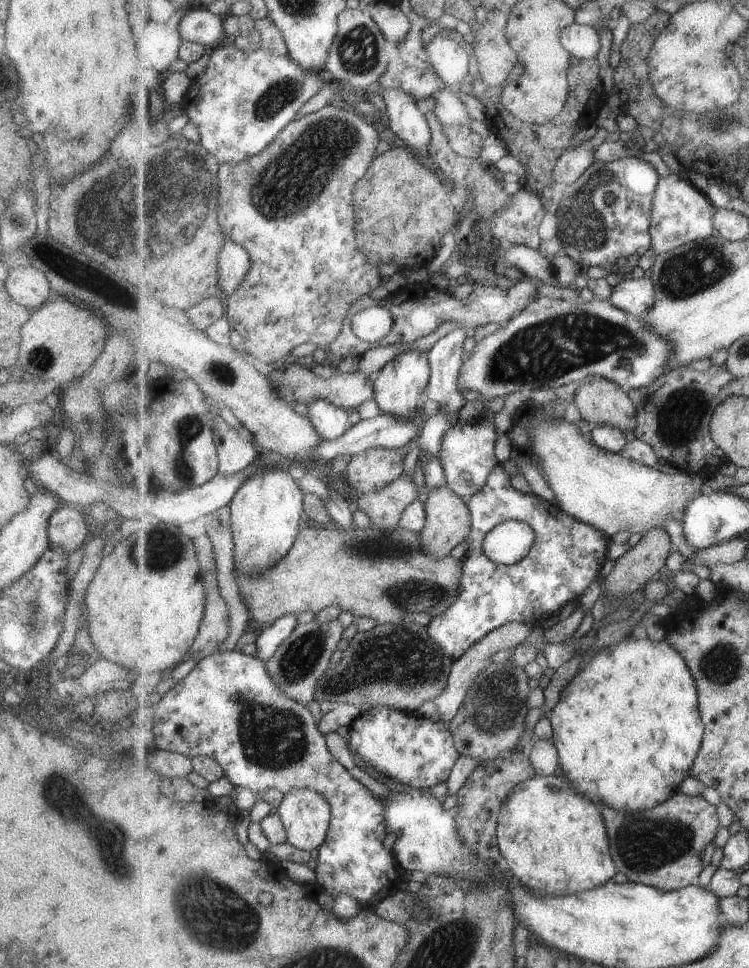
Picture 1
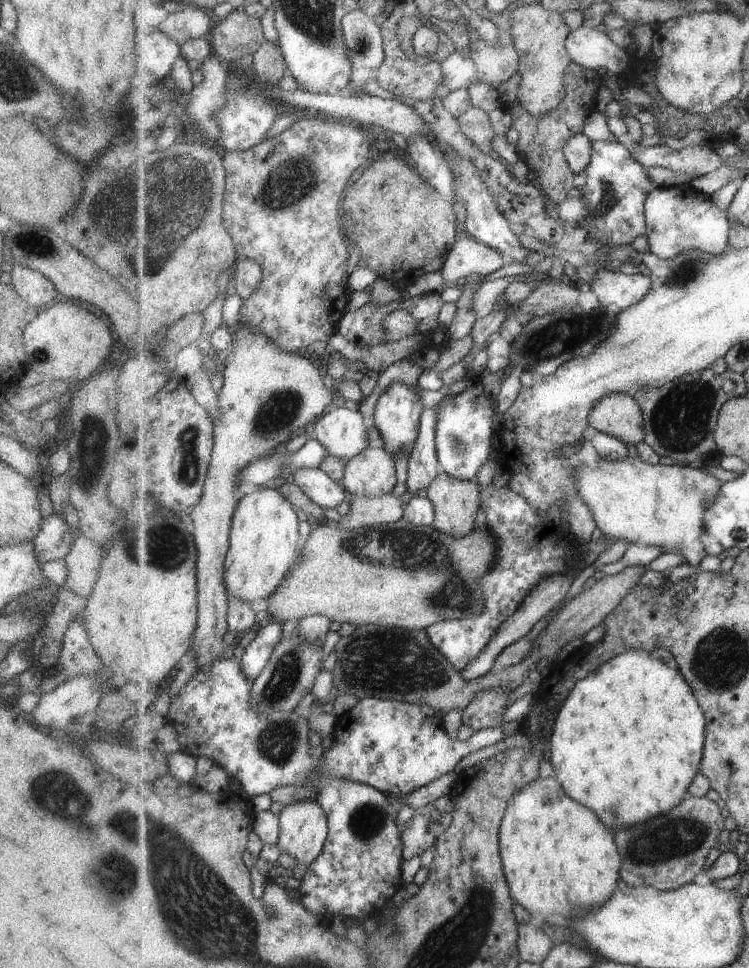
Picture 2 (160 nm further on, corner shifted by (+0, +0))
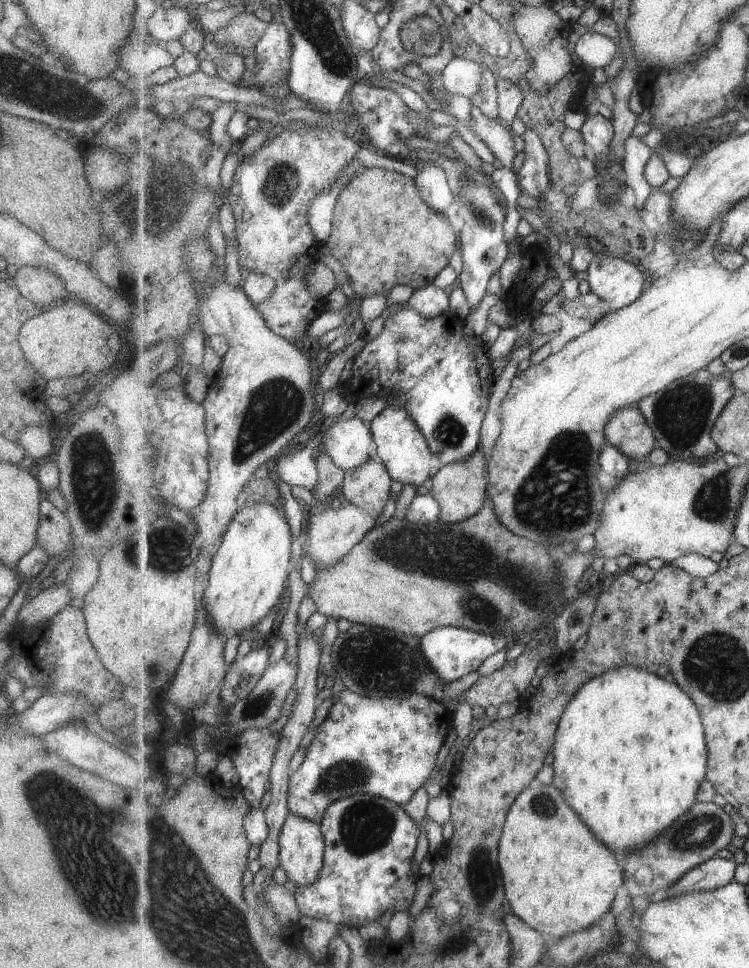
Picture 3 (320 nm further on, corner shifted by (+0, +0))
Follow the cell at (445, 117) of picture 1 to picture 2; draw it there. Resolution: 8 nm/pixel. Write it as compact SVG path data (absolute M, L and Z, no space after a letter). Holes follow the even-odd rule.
M472 106L458 121L460 129L475 142L481 152L488 155L493 153L493 140L497 133L486 110Z

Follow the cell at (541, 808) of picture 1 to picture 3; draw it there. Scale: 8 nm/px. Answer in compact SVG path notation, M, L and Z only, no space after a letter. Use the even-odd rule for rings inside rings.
M532 784L522 792L522 795L519 796L516 803L512 806L508 818L505 821L502 839L500 840L500 867L504 876L507 902L512 912L519 916L519 918L522 918L532 929L539 931L541 934L553 934L553 936L559 937L568 936L581 929L593 927L597 919L601 918L613 906L613 900L617 896L617 888L621 884L624 884L625 880L625 870L620 856L615 854L603 841L600 841L596 837L596 834L589 830L587 823L583 824L581 822L579 814L573 810L572 806L569 806L561 789L557 788L554 784Z

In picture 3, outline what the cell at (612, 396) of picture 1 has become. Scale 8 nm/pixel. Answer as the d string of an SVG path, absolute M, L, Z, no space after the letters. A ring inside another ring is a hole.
M637 406L618 410L606 426L608 443L615 445L629 458L646 464L646 458L658 446L653 429Z

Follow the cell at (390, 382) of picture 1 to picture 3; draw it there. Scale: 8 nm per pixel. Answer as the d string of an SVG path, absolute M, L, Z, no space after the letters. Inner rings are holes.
M389 403L372 421L376 452L386 464L393 480L403 485L429 486L433 476L433 451L428 438L413 417L396 403Z

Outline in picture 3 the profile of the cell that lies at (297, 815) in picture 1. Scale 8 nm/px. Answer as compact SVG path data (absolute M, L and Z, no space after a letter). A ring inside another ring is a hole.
M290 813L282 828L280 847L280 866L287 874L287 880L292 881L296 887L313 884L320 877L324 866L326 840L319 823Z

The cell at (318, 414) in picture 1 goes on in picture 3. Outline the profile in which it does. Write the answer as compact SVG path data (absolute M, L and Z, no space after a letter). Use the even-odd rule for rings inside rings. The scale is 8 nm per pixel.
M358 417L351 419L337 418L326 422L322 432L321 442L325 446L325 452L339 468L346 470L346 472L363 466L371 458L371 448L375 445L371 423L367 423Z

